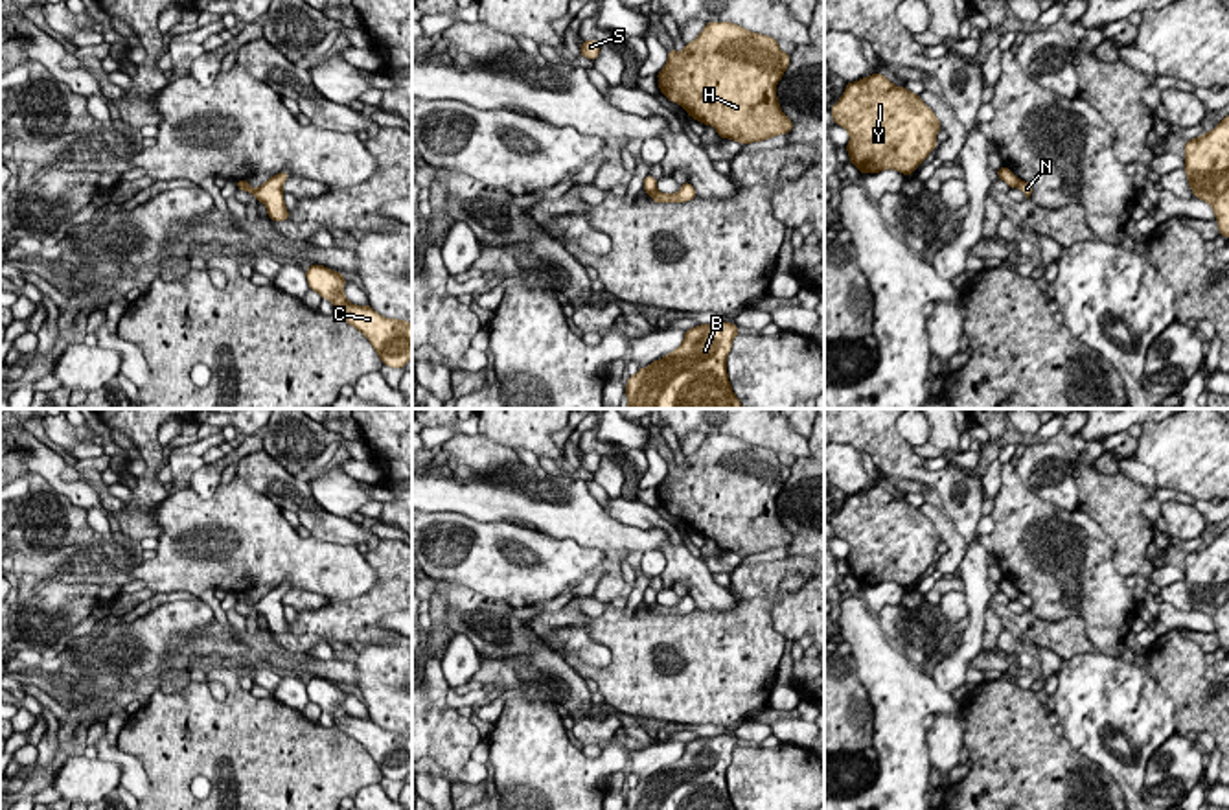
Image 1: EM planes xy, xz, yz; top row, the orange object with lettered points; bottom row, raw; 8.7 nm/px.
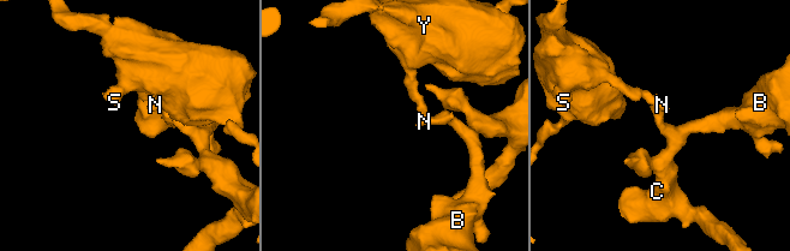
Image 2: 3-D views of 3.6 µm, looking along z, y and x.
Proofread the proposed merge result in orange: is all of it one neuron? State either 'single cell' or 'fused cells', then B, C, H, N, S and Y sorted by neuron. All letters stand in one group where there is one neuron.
fused cells; B C N / H S Y

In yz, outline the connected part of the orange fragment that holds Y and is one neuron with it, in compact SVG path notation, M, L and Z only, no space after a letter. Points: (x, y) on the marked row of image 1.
M878 72L848 83L830 110L833 122L848 131L846 151L861 173L896 169L911 175L936 147L942 129L920 96Z

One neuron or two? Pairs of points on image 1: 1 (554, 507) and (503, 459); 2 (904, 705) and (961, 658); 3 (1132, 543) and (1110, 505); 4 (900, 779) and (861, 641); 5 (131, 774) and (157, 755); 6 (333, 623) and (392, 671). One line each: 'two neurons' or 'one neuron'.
1: two neurons
2: two neurons
3: one neuron
4: one neuron
5: two neurons
6: two neurons

